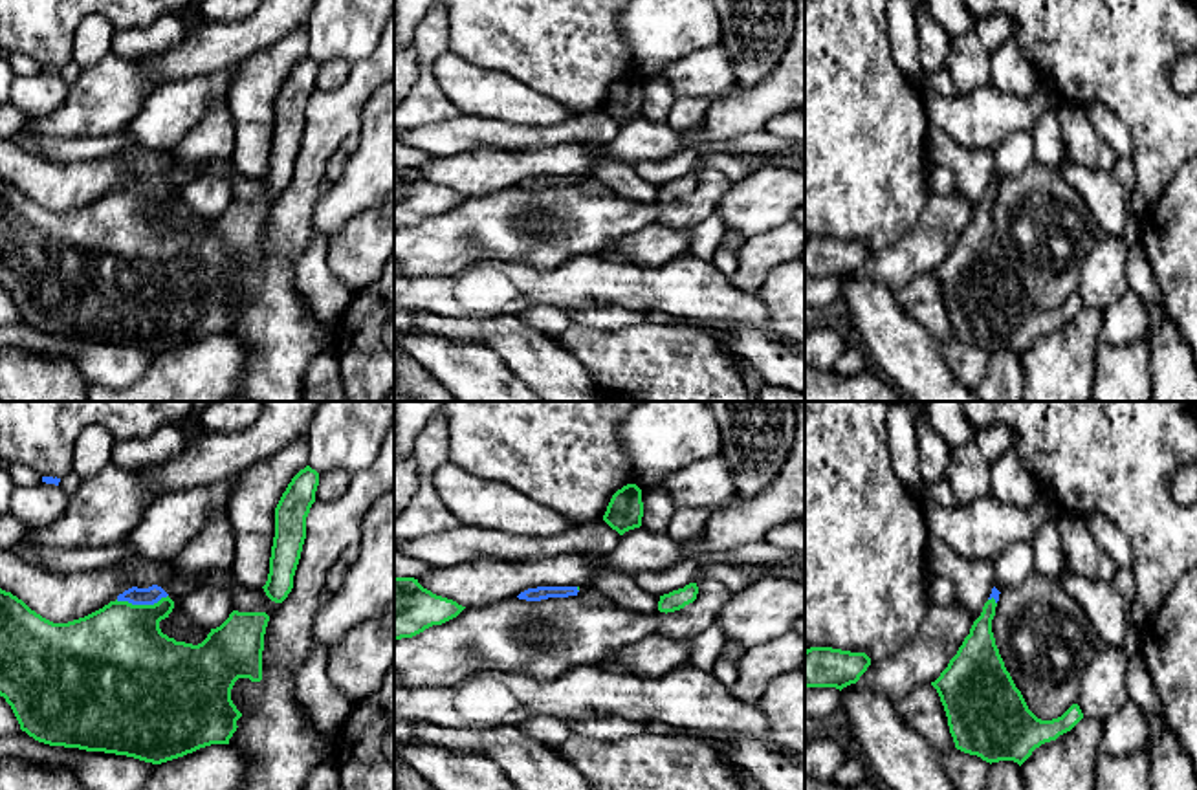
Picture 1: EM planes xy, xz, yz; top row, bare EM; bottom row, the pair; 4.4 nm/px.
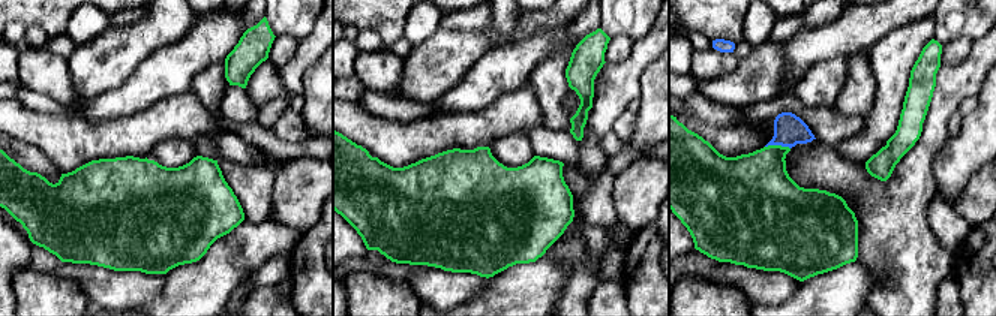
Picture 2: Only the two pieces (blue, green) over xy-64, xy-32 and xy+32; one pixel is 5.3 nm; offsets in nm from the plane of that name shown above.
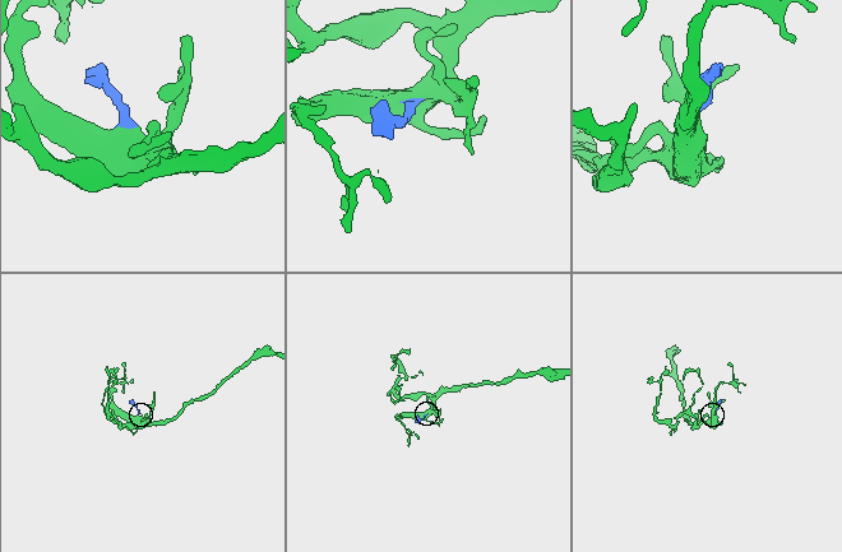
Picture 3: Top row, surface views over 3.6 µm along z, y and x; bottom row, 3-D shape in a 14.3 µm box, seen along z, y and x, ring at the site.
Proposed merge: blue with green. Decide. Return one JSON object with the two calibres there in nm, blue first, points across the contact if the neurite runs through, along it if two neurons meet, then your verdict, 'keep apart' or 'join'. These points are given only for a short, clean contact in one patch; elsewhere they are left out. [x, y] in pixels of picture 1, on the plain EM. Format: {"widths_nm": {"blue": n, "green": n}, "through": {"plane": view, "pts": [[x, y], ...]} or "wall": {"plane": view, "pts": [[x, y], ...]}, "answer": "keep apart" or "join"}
{"widths_nm": {"blue": 80, "green": 440}, "through": {"plane": "xy", "pts": [[153, 184], [142, 193], [118, 244]]}, "answer": "join"}

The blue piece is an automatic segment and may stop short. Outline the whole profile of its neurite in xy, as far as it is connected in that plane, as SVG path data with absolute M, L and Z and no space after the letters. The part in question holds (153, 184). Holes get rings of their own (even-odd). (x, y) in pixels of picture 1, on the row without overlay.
M132 176L84 207L53 213L0 178L0 286L11 295L20 319L49 335L126 345L152 354L211 334L229 334L242 306L231 290L231 279L238 268L262 269L269 205L233 200L202 233L192 235L161 222L159 211L169 207L172 198L174 191L161 176Z

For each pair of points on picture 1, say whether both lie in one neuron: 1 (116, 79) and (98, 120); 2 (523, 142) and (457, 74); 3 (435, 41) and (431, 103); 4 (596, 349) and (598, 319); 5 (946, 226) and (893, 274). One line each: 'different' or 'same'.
1: same
2: different
3: same
4: different
5: same

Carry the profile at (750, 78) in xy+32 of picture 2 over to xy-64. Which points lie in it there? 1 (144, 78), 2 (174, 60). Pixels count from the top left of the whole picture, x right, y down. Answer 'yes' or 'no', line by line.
1: no
2: no

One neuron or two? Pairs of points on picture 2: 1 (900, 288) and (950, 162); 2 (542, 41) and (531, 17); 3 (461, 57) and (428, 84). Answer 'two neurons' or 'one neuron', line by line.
1: two neurons
2: two neurons
3: one neuron

